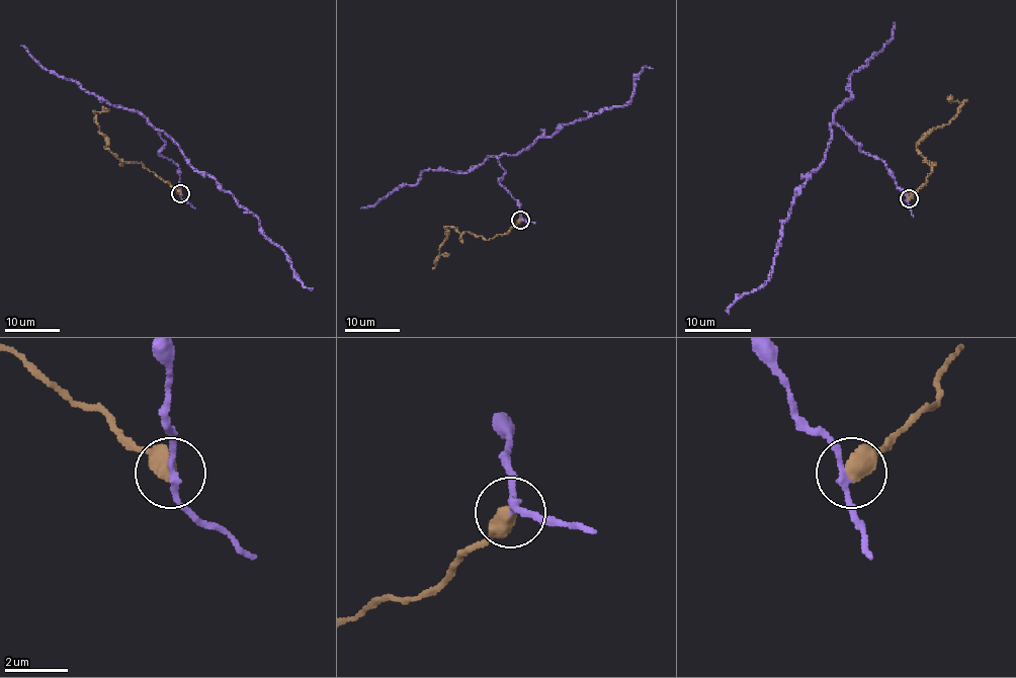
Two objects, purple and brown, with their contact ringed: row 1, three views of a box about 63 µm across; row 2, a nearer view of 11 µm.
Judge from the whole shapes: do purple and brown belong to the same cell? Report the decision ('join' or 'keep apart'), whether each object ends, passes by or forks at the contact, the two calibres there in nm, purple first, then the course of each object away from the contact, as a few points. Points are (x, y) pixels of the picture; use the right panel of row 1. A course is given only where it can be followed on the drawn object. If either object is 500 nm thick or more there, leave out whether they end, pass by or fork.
keep apart; calibres 190 and 600 nm; course purple (908, 198), (879, 159), (831, 124), (826, 159), (794, 196), (768, 279), (740, 295), (729, 312); course brown (908, 198), (933, 170), (916, 146), (957, 112), (960, 104), (950, 98)

